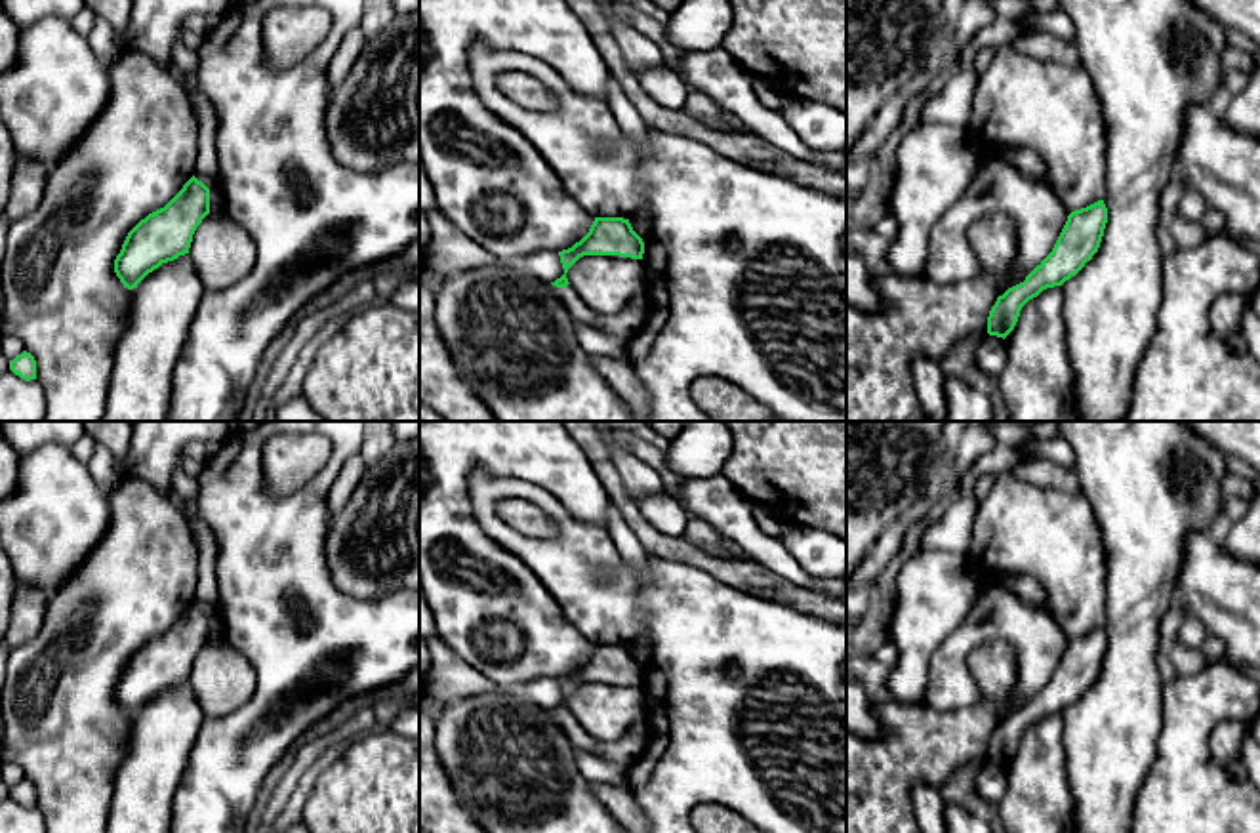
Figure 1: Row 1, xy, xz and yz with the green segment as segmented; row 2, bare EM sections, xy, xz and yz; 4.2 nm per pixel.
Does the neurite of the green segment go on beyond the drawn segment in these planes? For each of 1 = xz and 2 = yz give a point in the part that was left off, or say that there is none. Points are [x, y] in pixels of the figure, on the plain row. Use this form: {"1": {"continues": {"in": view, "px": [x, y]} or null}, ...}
{"1": {"continues": {"in": "xz", "px": [569, 723]}}, "2": {"continues": null}}

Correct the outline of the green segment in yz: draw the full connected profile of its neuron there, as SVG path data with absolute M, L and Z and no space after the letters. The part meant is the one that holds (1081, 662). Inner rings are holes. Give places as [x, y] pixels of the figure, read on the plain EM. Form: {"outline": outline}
{"outline": "M1104 627L1071 639L1052 679L1024 709L997 724L987 743L987 761L1005 766L1014 757L1020 738L1029 726L1075 703L1098 679L1106 650L1108 635Z"}

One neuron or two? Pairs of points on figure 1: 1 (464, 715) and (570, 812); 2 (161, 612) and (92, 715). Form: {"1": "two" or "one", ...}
{"1": "one", "2": "one"}

